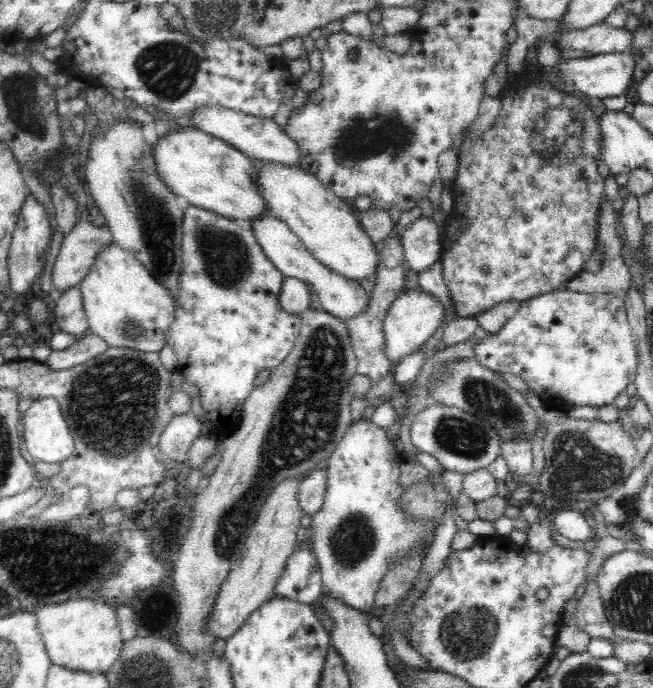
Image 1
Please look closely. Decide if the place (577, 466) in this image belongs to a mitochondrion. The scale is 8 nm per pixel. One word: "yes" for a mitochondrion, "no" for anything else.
yes

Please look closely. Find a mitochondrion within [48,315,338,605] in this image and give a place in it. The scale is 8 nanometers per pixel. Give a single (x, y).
(113, 405)

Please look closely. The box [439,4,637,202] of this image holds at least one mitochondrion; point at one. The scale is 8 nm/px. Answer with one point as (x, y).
(555, 139)

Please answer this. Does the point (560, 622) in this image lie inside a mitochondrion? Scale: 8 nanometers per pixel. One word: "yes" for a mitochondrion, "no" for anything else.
no

